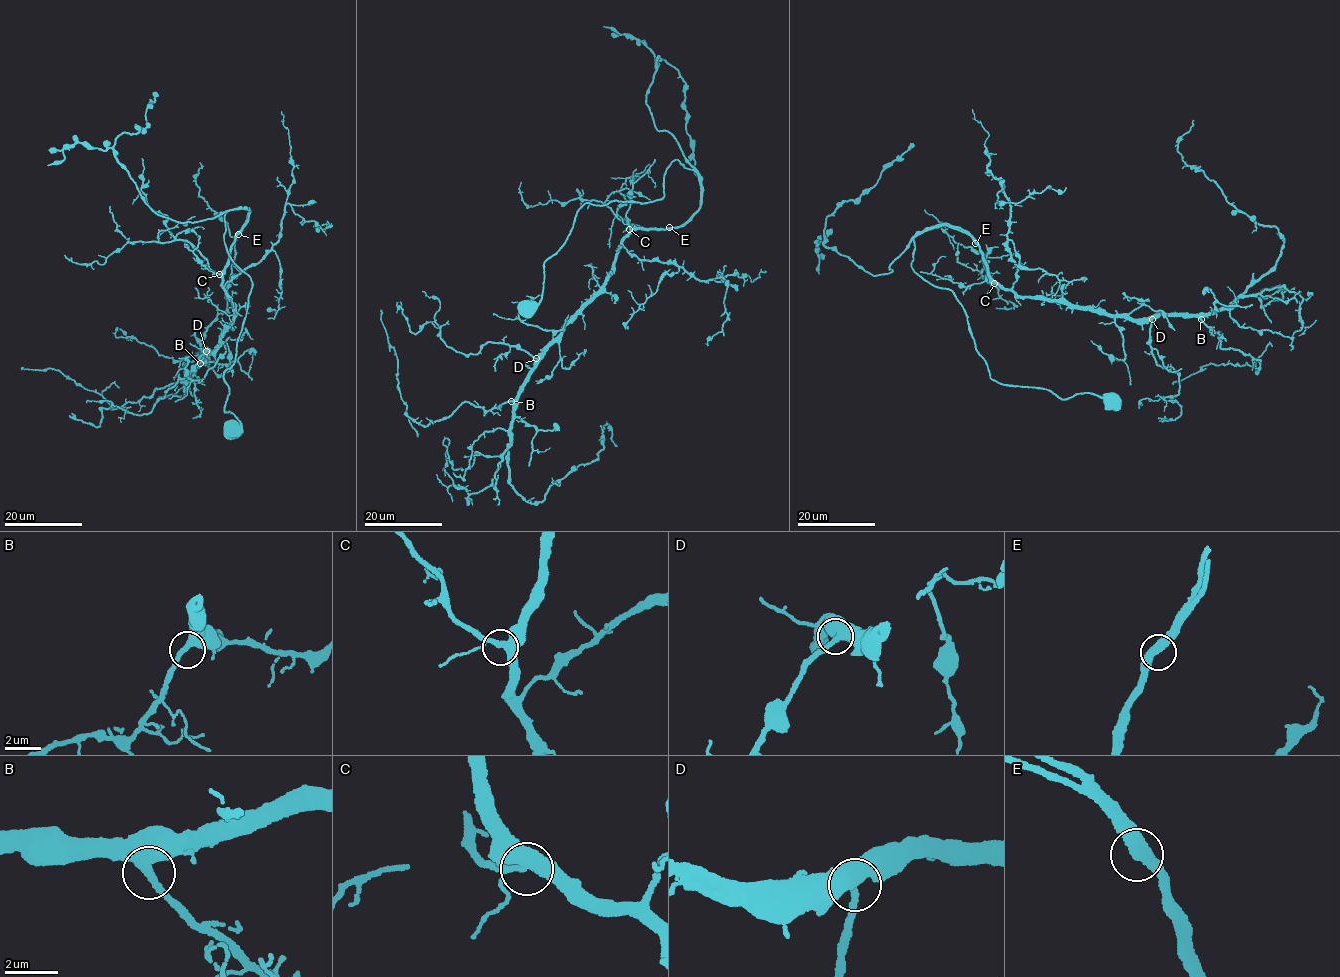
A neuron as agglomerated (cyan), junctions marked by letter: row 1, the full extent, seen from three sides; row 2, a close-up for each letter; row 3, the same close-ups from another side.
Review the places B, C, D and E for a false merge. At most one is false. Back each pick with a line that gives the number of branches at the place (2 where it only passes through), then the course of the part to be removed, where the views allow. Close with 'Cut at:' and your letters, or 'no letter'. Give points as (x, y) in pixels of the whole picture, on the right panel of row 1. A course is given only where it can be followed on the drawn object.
Cut at: no letter

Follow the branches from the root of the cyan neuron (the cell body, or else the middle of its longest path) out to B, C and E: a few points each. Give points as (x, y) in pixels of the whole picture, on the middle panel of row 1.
B: (528, 307), (580, 206), (660, 199), (676, 159), (697, 174), (695, 213), (623, 238), (614, 272), (511, 401)
C: (528, 307), (580, 206), (660, 199), (676, 159), (697, 174), (693, 216), (629, 229)
E: (528, 307), (578, 208), (660, 199), (676, 159), (698, 175), (700, 205), (669, 227)

